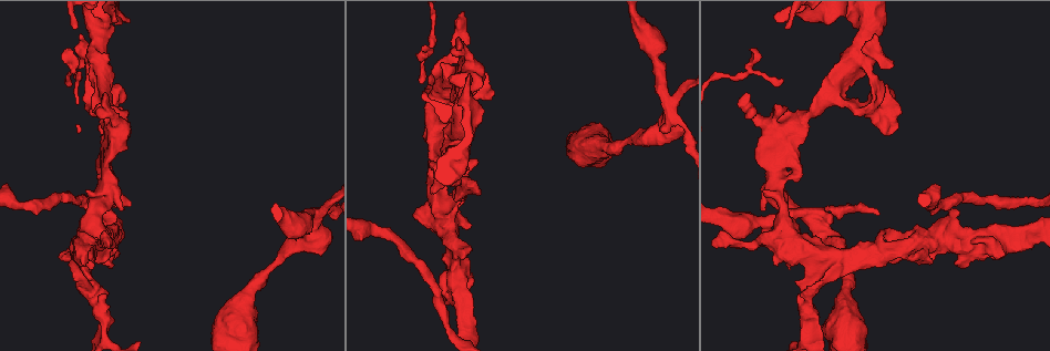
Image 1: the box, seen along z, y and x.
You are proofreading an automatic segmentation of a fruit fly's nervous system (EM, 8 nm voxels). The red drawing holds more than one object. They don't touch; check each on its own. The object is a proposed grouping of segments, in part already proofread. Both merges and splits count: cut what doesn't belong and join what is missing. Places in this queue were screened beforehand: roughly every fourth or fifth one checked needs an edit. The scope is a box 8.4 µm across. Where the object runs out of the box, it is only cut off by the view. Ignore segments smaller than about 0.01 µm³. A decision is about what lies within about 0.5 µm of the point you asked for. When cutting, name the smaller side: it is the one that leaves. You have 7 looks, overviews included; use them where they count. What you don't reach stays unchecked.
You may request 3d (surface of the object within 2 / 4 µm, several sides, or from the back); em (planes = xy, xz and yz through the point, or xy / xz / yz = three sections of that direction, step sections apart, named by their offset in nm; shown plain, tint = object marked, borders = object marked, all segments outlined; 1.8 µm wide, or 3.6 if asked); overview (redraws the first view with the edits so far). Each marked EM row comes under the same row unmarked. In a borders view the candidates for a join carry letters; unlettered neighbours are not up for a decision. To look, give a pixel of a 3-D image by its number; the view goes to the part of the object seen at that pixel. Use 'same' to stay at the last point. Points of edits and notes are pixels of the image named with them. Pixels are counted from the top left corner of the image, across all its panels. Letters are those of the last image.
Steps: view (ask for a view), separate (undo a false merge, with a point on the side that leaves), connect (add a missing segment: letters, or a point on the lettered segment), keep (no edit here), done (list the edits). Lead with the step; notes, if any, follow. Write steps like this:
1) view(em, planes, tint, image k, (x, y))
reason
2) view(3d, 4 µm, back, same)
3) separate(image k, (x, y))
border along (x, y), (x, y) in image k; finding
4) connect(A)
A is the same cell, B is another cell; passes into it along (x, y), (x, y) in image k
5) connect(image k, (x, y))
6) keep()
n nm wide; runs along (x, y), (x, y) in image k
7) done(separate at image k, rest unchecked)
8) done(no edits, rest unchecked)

view(3d, 4 µm, image 1, (811, 218))
calibre changes

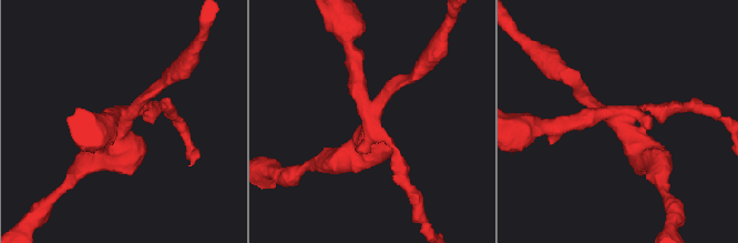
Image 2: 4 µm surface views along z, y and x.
view(em, yz, step 4, tint, image 2, (123, 124))
4 arms; now the EM

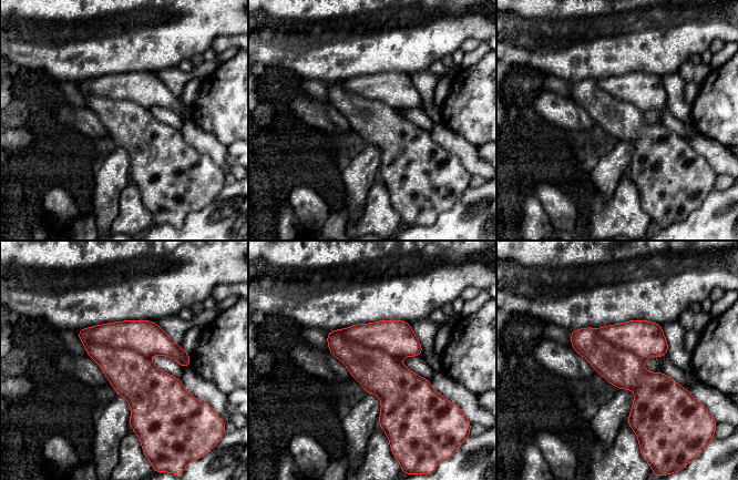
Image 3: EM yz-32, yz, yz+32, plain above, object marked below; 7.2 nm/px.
view(em, planes, borders, same)
another direction

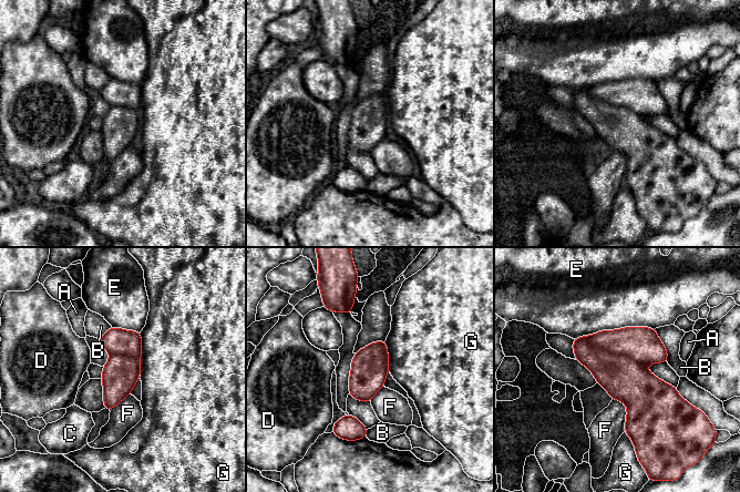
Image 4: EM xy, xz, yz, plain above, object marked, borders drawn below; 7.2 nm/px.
separate(image 4, (643, 345))
260 nm wide; A, B, C, D, E, F and G are other cells; border along (586, 336), (593, 346), (645, 367) in image 4; a second neuron is stuck on

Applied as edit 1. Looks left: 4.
view(3d, 2 µm, image 1, (97, 56))

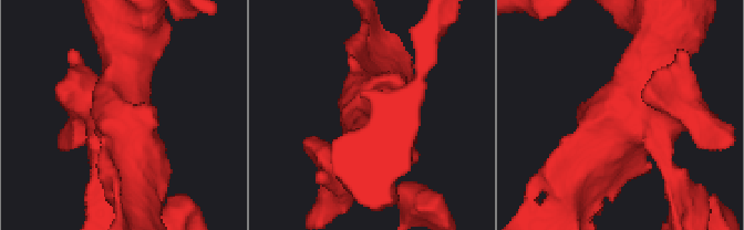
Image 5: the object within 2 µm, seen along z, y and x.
view(em, planes, tint, image 5, (123, 115))

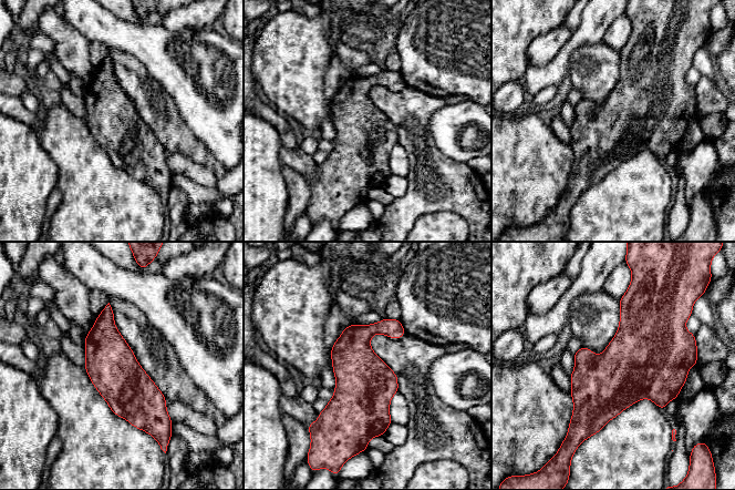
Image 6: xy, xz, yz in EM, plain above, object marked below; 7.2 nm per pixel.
view(em, planes, borders, same)
what lies round it

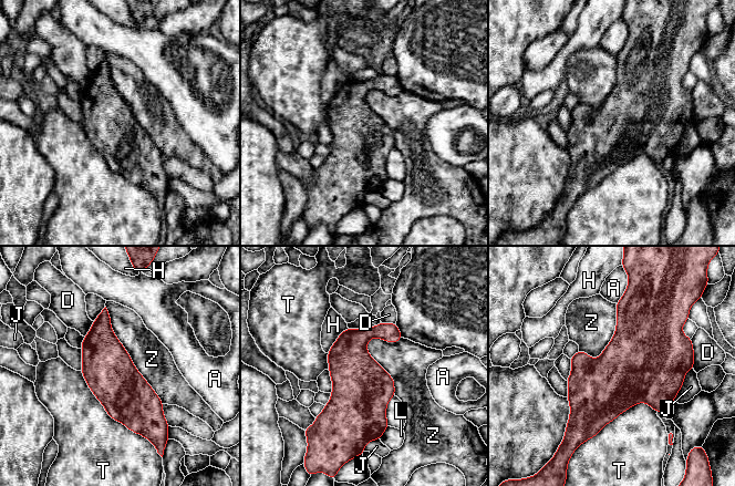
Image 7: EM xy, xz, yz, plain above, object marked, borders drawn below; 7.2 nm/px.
keep()
360 nm wide; A, D, H, J, L, T and Z are other cells; all the same neuron

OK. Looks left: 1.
done(separate at image 4, rest unchecked)

